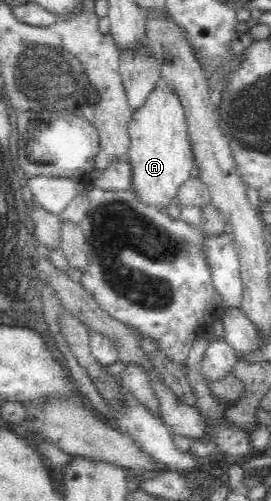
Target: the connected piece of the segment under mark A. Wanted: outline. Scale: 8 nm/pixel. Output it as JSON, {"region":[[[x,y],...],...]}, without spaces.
{"region":[[[168,86],[154,88],[139,106],[132,111],[128,124],[130,147],[127,152],[133,171],[133,184],[143,201],[161,205],[167,209],[171,198],[177,196],[178,188],[185,180],[194,177],[194,154],[189,138],[187,113],[179,93]]]}

